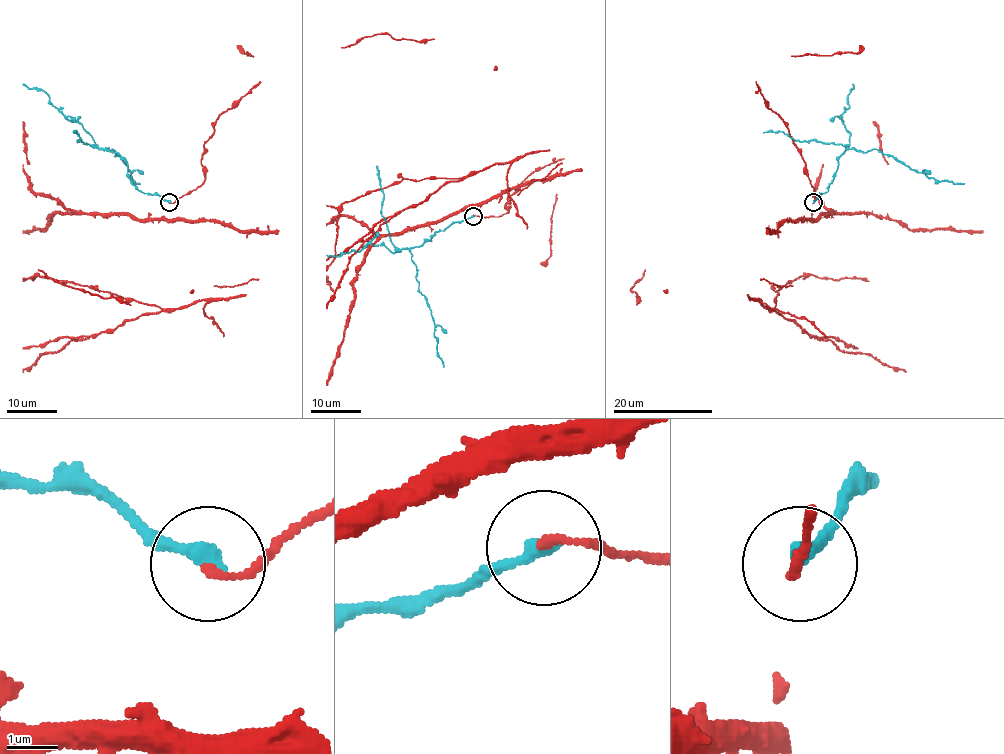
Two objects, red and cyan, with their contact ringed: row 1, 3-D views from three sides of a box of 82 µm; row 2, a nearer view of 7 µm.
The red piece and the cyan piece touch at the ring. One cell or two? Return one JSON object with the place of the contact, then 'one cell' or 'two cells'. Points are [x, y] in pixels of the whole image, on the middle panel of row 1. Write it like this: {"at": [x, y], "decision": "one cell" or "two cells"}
{"at": [473, 216], "decision": "two cells"}

